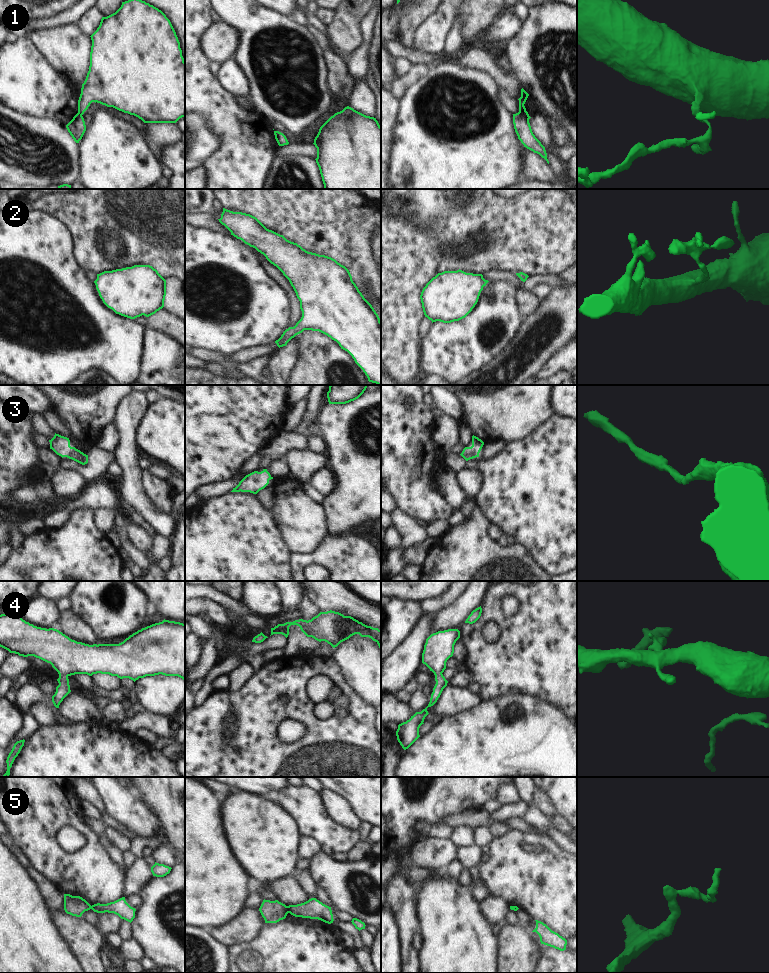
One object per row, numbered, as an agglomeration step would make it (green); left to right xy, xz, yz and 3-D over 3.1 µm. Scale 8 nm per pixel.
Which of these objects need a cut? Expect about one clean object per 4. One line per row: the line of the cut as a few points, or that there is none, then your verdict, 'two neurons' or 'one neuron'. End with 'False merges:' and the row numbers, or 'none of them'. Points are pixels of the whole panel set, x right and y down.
1: cut yz (519, 111), (528, 120); two neurons
2: cut none; one neuron
3: cut none; one neuron
4: cut none; one neuron
5: cut xz (286, 906), (289, 912); two neurons
False merges: 1, 5

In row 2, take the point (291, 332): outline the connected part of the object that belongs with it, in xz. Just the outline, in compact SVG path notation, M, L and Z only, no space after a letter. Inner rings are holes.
M223 208L219 222L231 235L255 248L276 266L289 280L302 311L301 319L294 327L286 329L275 341L283 347L304 330L319 331L336 341L341 349L347 351L355 363L363 370L369 382L381 385L381 321L352 280L349 270L335 259L308 252L297 243L287 240L267 229L256 217L233 212Z

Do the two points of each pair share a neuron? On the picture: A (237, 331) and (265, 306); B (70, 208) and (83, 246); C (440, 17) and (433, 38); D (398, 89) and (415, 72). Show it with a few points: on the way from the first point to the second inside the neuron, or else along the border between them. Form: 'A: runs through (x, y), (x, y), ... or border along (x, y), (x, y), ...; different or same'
A: runs through (244, 324), (258, 310); same
B: runs through (79, 217), (83, 221), (83, 237); same
C: runs through (440, 22), (433, 33); same
D: runs through (402, 85), (411, 76); same

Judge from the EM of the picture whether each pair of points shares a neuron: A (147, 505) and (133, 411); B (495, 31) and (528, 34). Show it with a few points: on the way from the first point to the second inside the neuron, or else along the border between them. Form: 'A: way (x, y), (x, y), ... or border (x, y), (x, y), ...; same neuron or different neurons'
A: way (132, 482), (132, 471), (129, 463), (129, 434); same neuron
B: border (524, 20), (520, 30), (509, 41); different neurons

